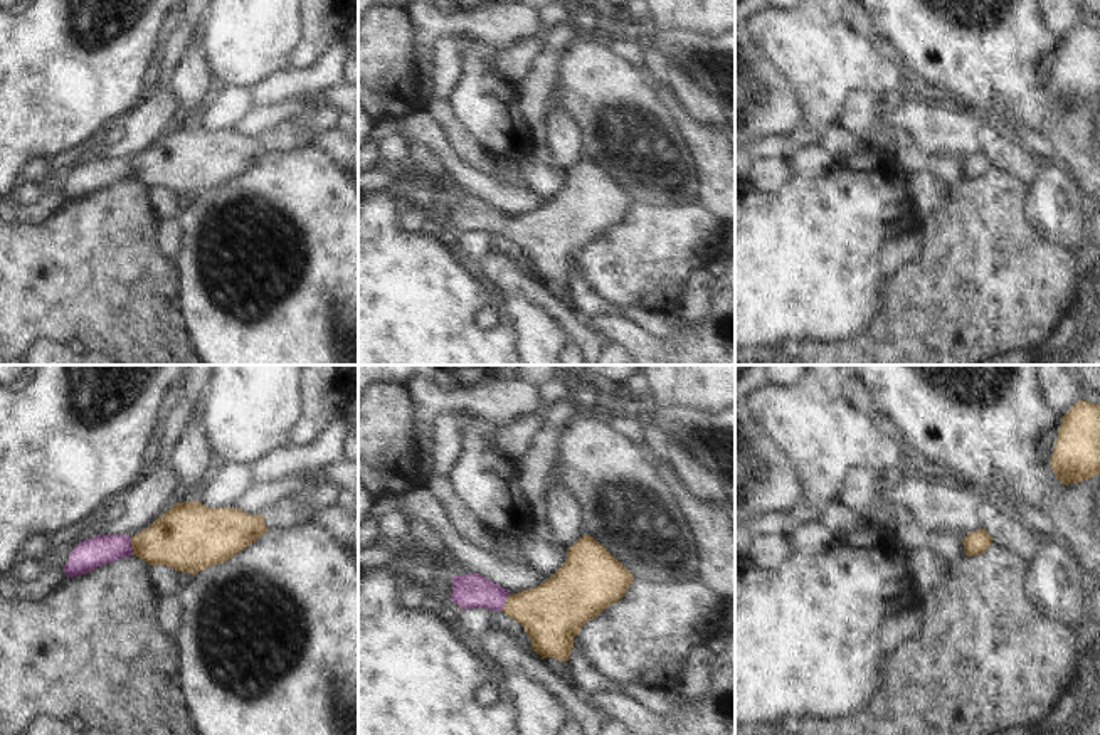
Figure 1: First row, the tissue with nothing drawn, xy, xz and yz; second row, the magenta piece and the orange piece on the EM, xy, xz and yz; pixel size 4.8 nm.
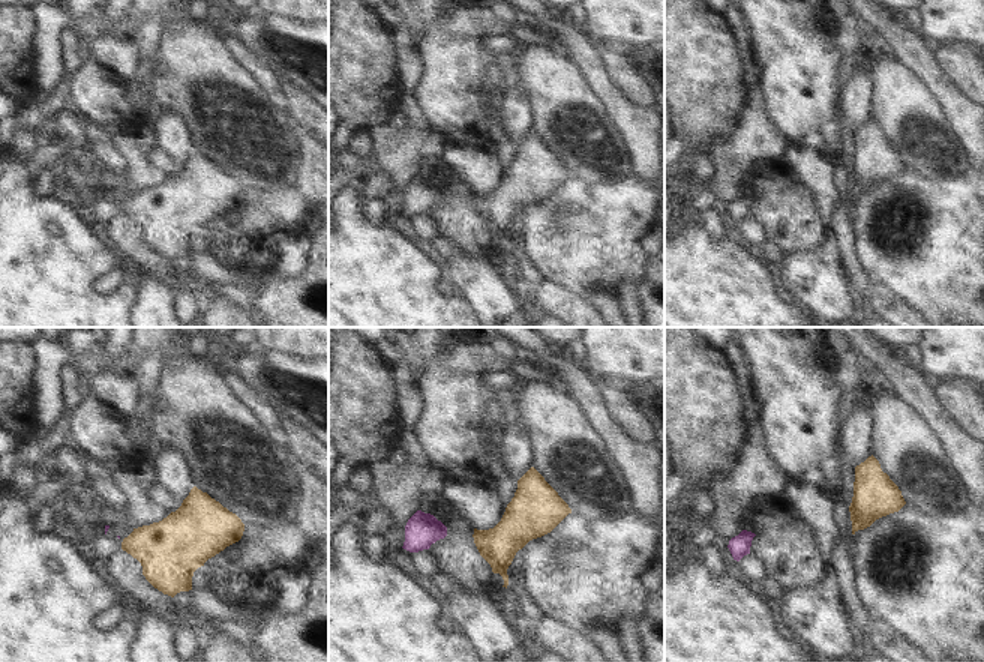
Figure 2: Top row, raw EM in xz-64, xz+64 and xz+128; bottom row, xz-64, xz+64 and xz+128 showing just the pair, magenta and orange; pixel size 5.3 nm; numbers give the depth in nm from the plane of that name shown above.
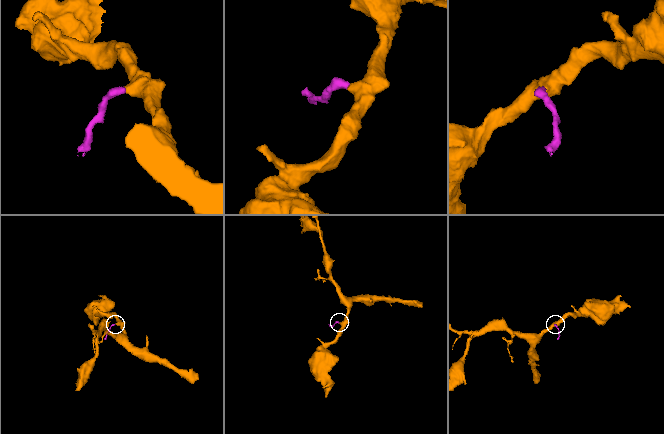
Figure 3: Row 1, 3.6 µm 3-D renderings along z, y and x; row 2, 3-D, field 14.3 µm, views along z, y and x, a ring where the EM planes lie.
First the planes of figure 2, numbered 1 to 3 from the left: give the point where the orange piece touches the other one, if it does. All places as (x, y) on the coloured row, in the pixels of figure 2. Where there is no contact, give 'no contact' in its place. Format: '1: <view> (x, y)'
1: no contact
2: no contact
3: no contact

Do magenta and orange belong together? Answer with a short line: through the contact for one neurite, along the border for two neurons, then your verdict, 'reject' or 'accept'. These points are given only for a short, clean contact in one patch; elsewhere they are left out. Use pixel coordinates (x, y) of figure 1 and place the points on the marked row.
line xy (86, 555), (108, 547), (130, 547), (158, 545), (180, 539); accept

